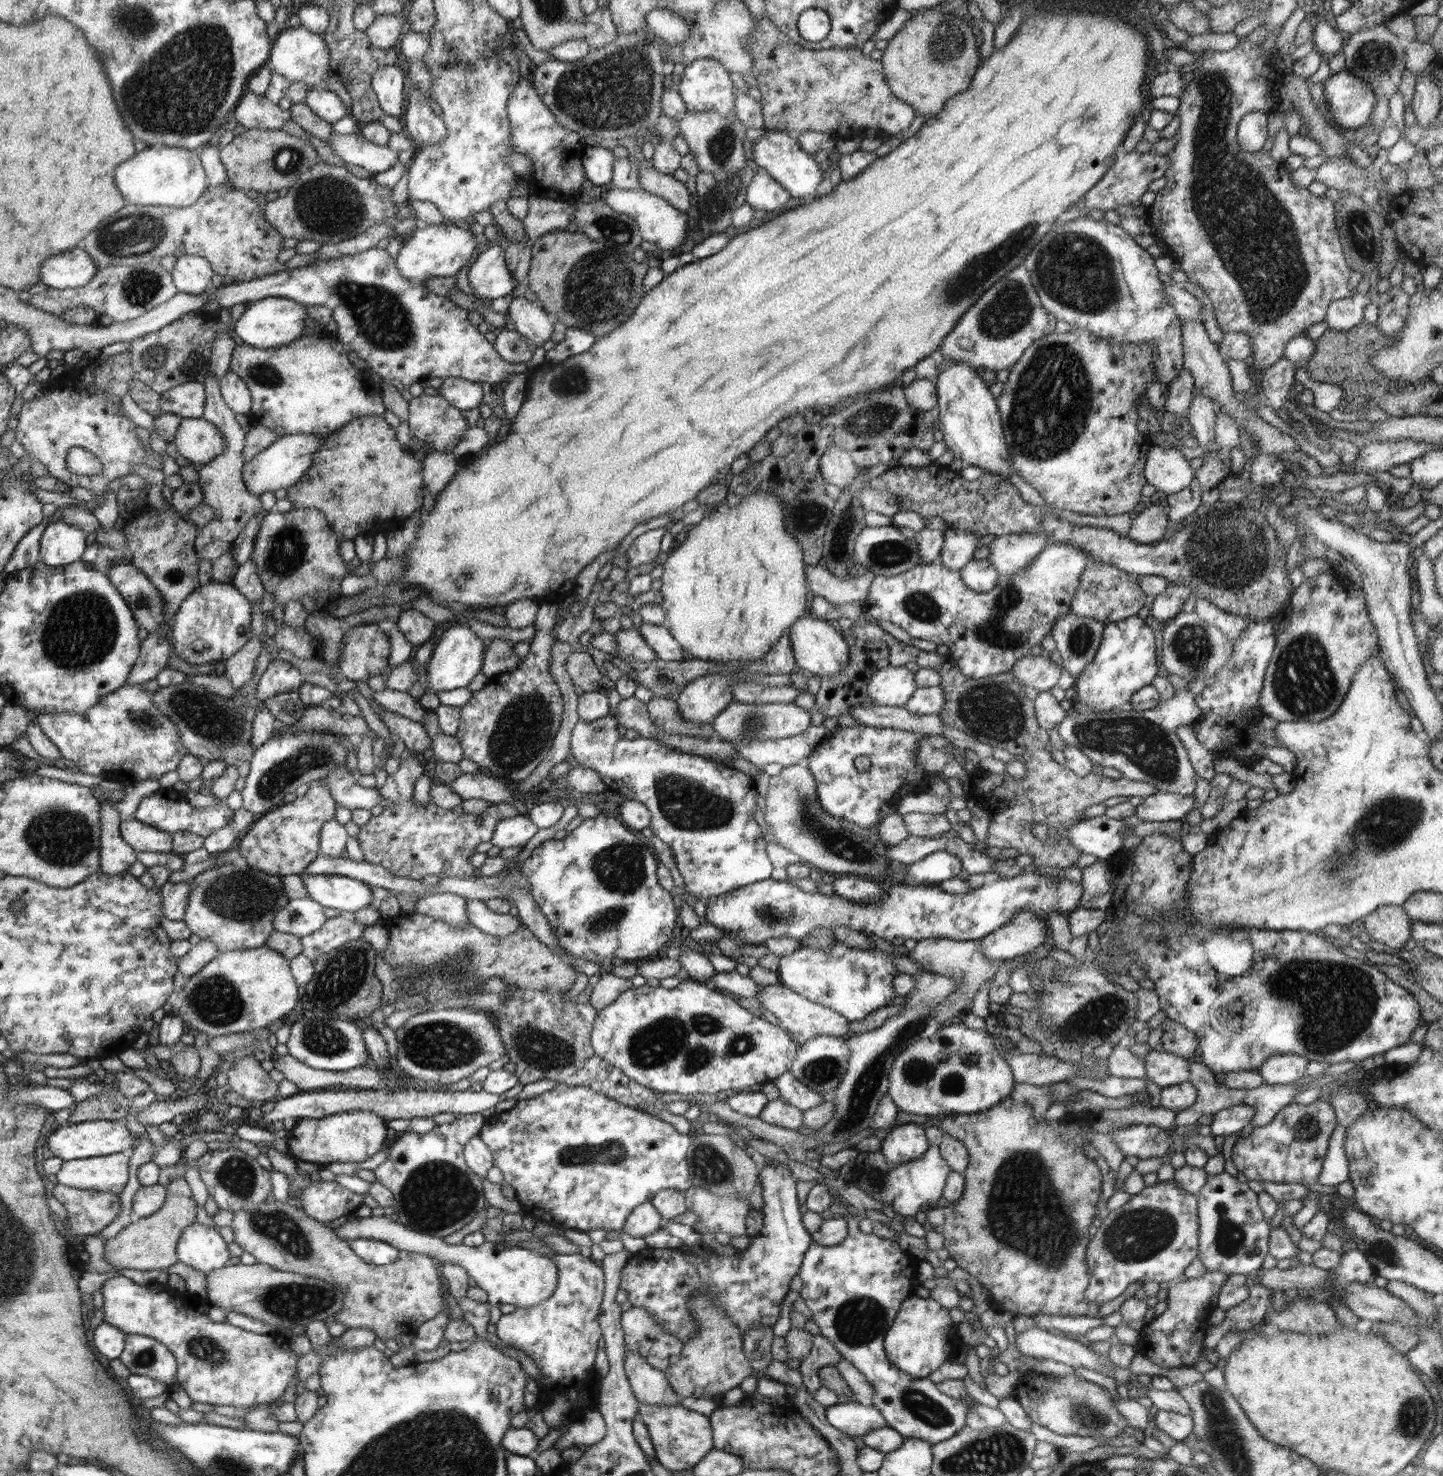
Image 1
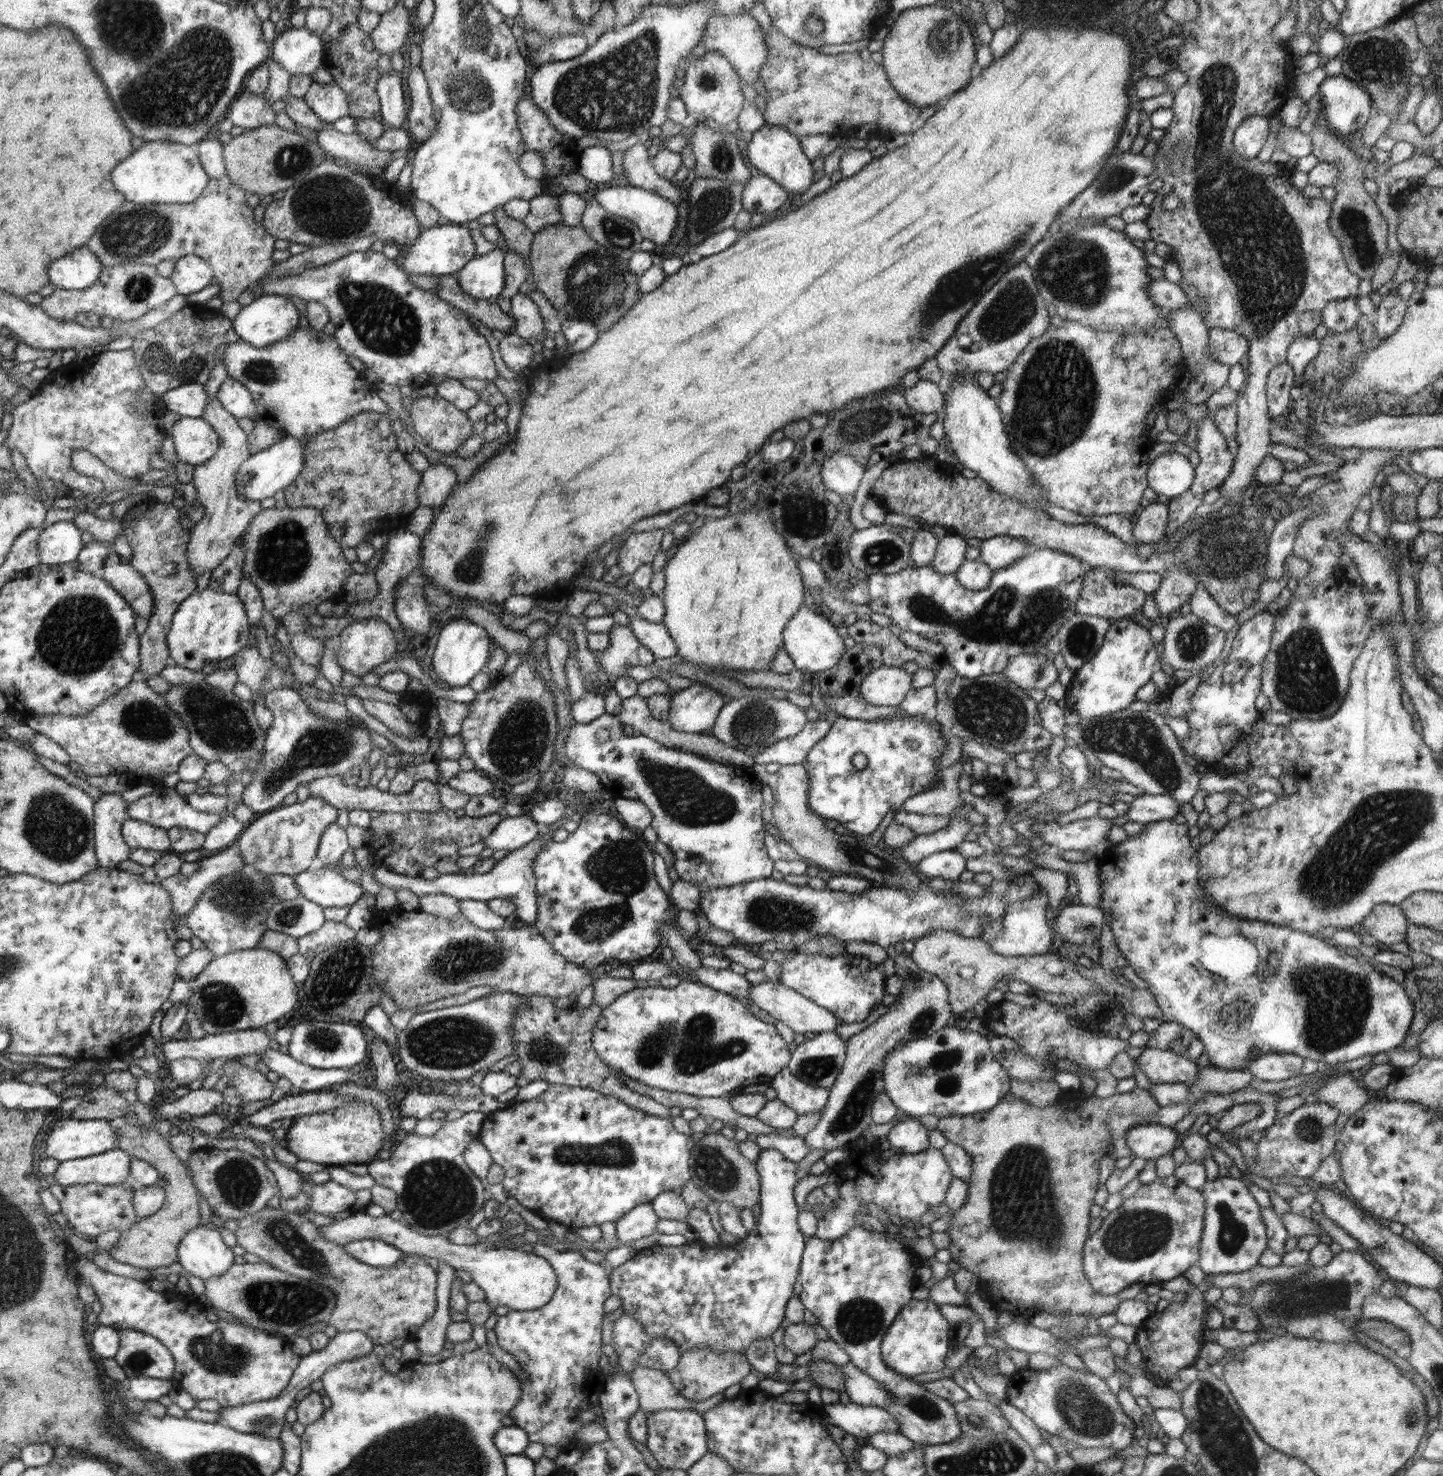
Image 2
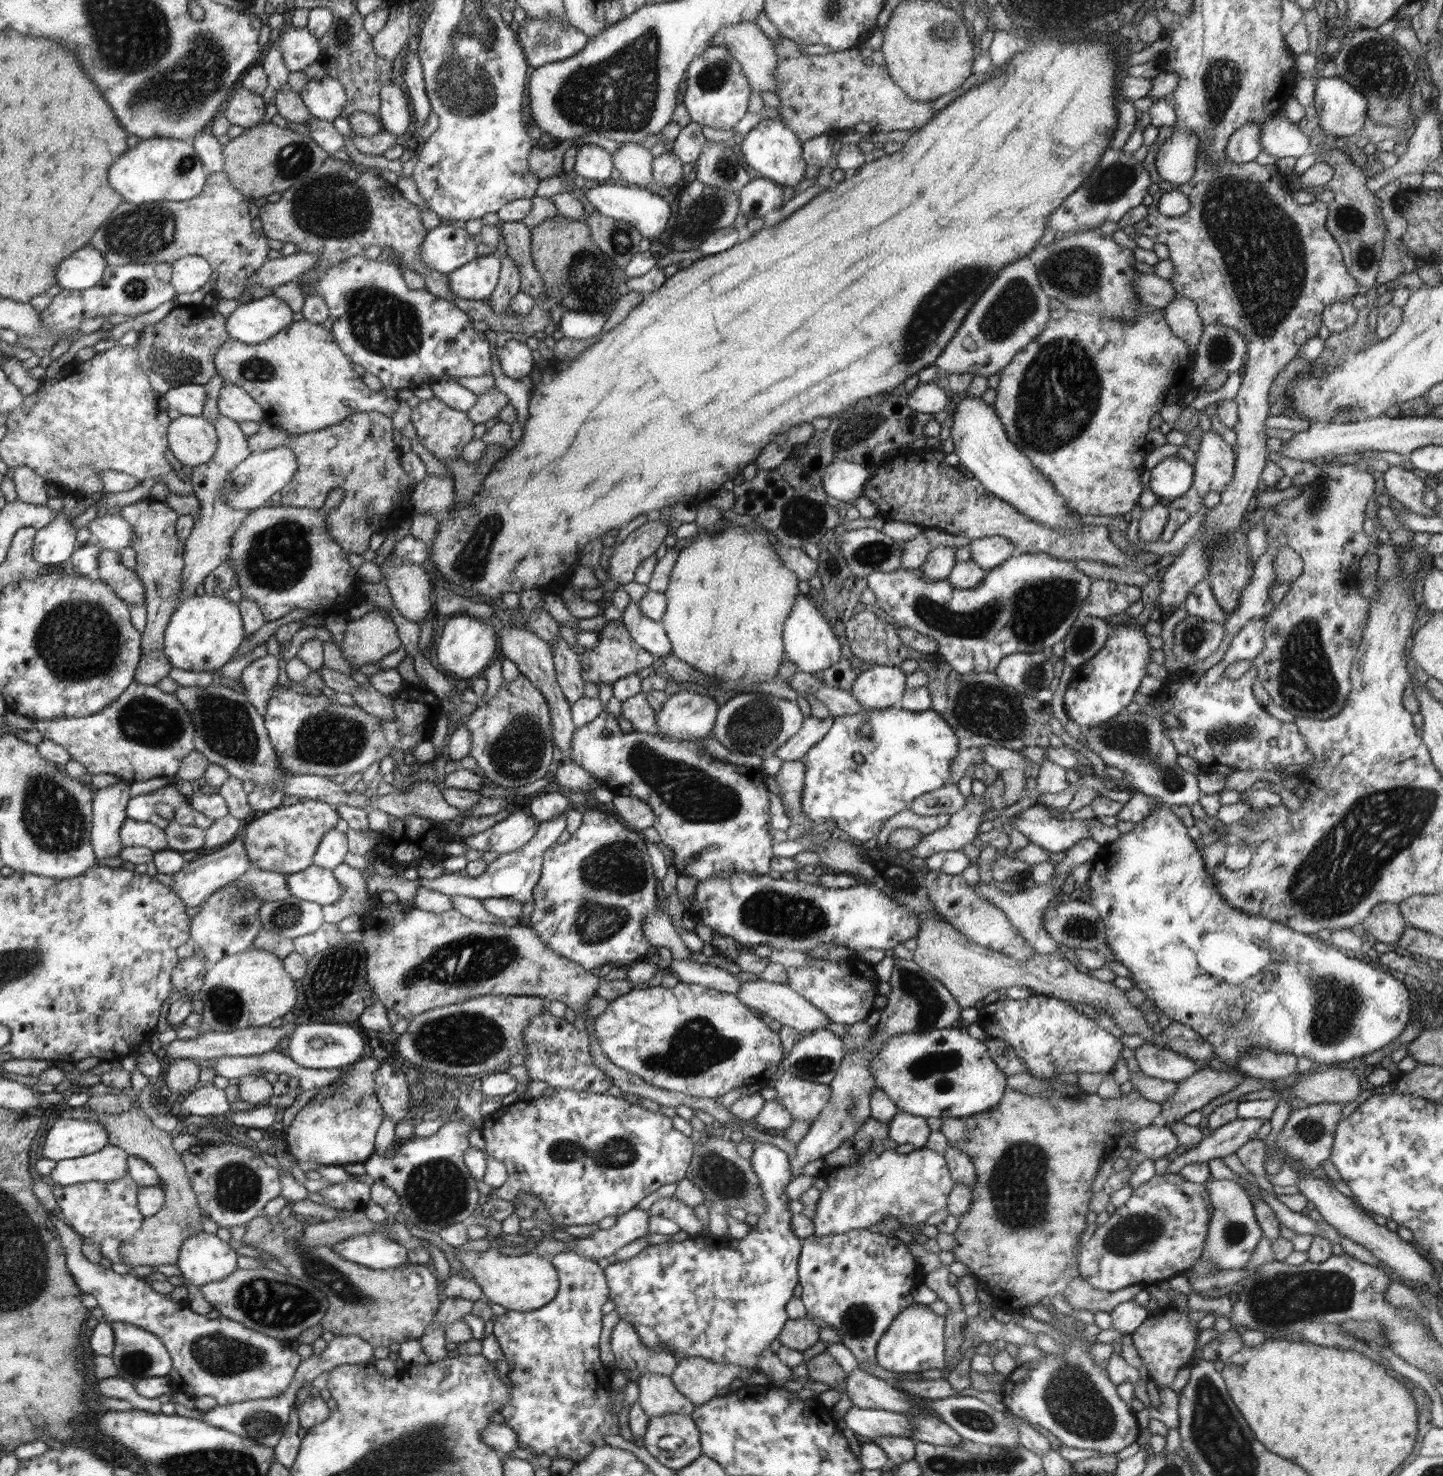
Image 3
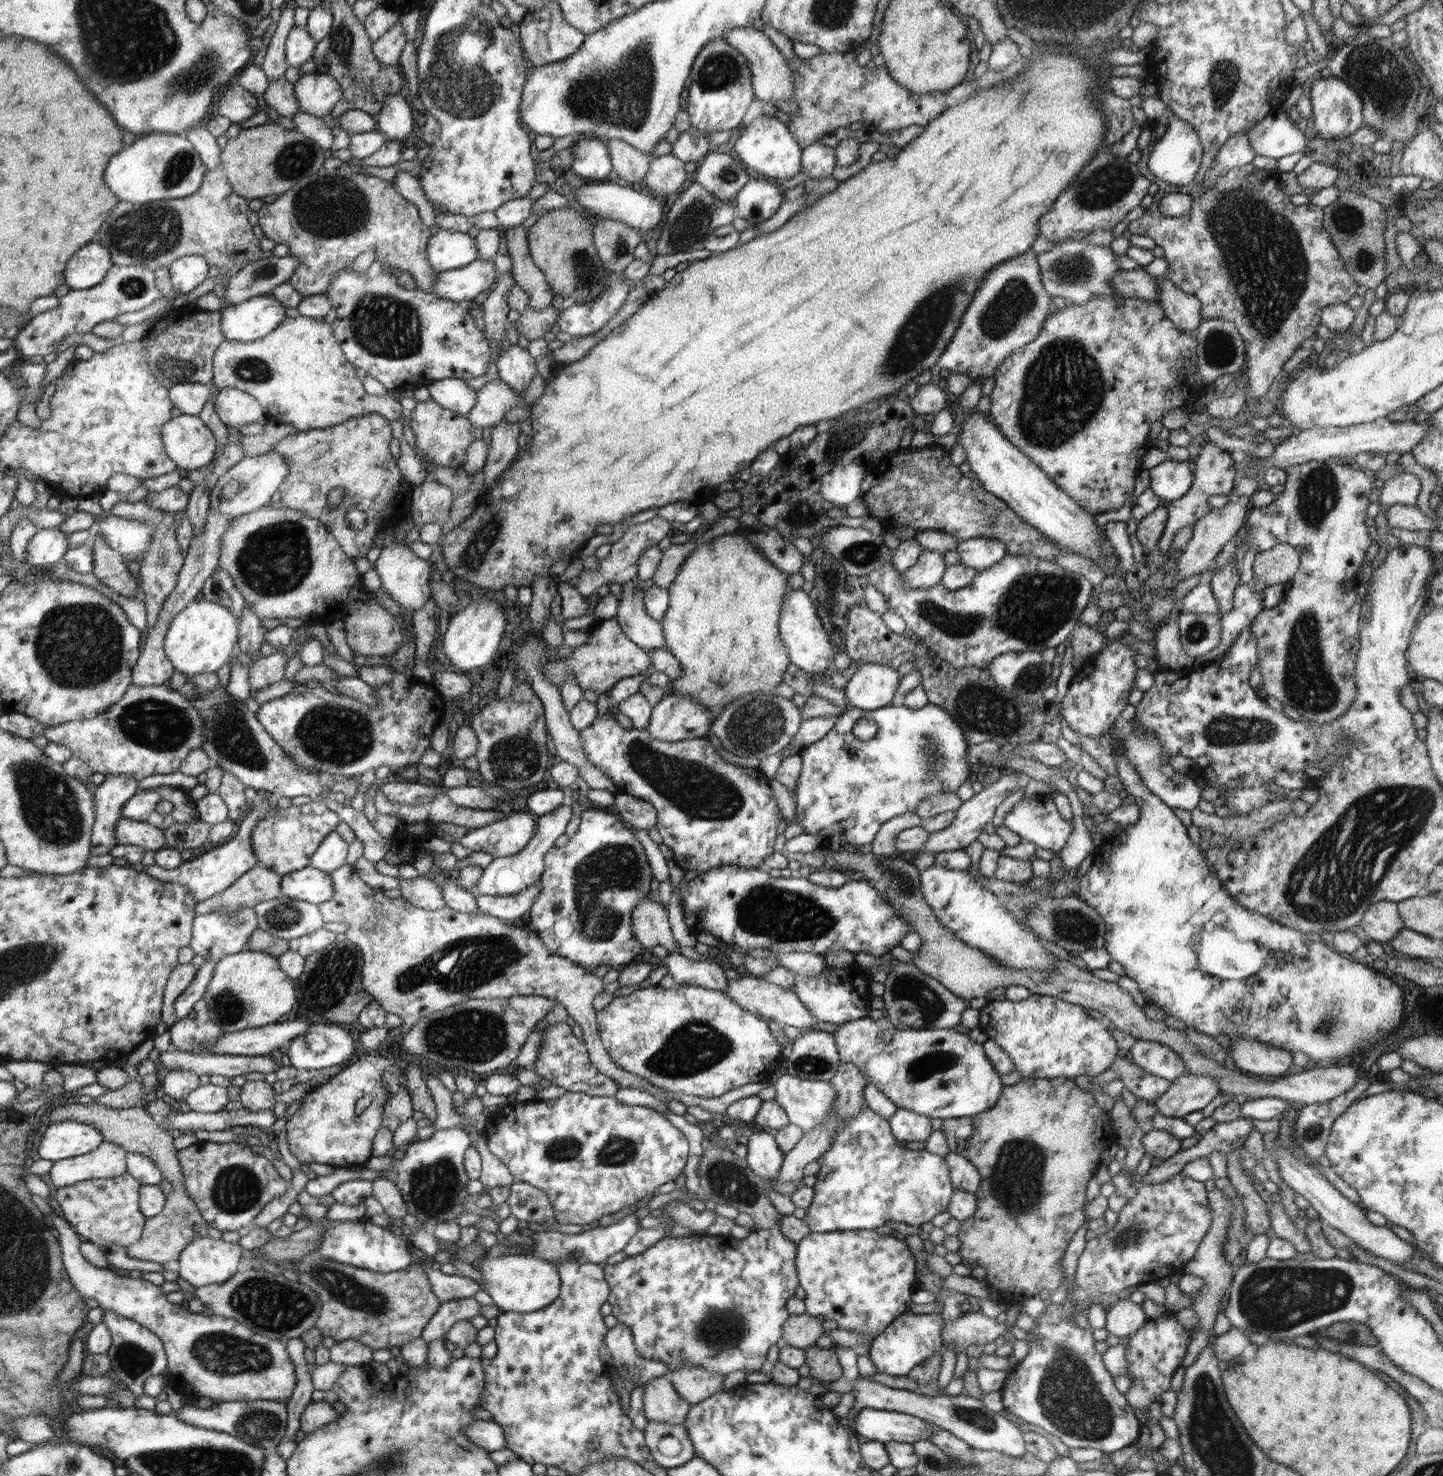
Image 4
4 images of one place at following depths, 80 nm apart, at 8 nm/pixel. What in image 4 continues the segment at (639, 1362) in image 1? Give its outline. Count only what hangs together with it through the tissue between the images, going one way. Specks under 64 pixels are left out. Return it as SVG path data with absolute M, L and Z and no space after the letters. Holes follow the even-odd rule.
M668 1377L652 1378L644 1386L644 1410L649 1422L683 1424L691 1404L680 1398Z

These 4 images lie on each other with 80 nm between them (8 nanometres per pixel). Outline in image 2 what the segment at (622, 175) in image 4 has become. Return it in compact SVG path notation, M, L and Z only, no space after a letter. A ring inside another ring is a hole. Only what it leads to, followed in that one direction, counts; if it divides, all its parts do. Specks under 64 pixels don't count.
M642 140L623 152L621 166L627 174L629 184L652 191L678 206L683 200L682 190L674 186L672 179L668 181L655 171L647 148L646 142Z

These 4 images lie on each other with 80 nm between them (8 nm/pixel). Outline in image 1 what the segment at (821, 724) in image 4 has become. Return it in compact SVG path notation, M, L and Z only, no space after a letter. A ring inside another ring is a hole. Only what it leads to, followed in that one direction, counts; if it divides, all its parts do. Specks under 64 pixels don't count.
M824 724L808 726L808 730L791 738L773 740L744 741L734 748L739 756L749 760L754 766L763 767L765 764L782 764L782 766L798 765L800 760L809 758L810 754L823 742L826 736Z

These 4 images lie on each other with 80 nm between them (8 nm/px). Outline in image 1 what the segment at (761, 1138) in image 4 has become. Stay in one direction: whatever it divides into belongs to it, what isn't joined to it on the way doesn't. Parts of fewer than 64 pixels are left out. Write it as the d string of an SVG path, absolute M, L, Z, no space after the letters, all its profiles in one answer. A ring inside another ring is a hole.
M773 1160L766 1164L759 1173L760 1183L762 1184L762 1214L764 1215L763 1228L757 1236L751 1237L748 1248L736 1250L735 1256L720 1255L714 1251L706 1249L705 1254L686 1253L678 1249L661 1248L653 1249L646 1247L637 1253L633 1253L623 1266L621 1272L621 1282L619 1290L624 1290L628 1297L628 1302L632 1306L643 1306L653 1317L661 1322L664 1330L675 1336L680 1342L688 1342L699 1332L699 1324L693 1318L691 1310L688 1308L687 1301L691 1295L703 1286L711 1284L711 1292L718 1299L721 1310L734 1319L734 1323L742 1331L742 1337L755 1326L762 1328L772 1328L776 1320L780 1318L782 1303L791 1291L790 1283L792 1278L799 1274L799 1269L813 1241L810 1233L804 1229L802 1223L802 1212L797 1200L797 1181L794 1180L791 1170L786 1164L781 1164L778 1160Z

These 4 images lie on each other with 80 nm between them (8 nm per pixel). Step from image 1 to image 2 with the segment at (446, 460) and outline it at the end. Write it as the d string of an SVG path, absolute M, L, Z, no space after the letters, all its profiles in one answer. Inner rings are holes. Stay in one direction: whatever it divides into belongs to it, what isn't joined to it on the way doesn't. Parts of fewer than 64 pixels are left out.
M442 463L429 464L423 472L423 482L417 490L418 504L434 509L443 507L459 482L456 473Z

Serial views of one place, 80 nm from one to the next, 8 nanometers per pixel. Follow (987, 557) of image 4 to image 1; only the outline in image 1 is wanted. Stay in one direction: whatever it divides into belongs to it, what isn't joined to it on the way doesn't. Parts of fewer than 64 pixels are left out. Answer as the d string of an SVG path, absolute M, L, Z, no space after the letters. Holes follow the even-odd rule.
M1043 530L1039 534L1027 532L996 537L990 543L987 560L996 567L1000 577L1015 575L1034 561L1047 544L1050 542Z

